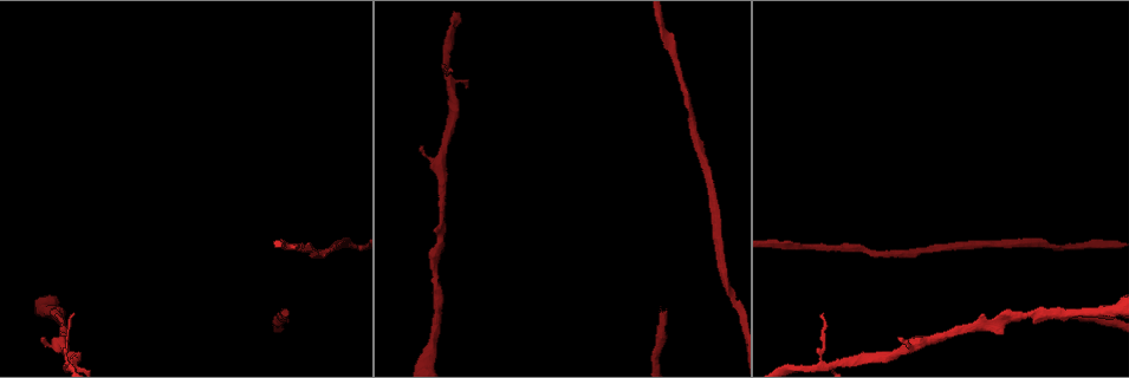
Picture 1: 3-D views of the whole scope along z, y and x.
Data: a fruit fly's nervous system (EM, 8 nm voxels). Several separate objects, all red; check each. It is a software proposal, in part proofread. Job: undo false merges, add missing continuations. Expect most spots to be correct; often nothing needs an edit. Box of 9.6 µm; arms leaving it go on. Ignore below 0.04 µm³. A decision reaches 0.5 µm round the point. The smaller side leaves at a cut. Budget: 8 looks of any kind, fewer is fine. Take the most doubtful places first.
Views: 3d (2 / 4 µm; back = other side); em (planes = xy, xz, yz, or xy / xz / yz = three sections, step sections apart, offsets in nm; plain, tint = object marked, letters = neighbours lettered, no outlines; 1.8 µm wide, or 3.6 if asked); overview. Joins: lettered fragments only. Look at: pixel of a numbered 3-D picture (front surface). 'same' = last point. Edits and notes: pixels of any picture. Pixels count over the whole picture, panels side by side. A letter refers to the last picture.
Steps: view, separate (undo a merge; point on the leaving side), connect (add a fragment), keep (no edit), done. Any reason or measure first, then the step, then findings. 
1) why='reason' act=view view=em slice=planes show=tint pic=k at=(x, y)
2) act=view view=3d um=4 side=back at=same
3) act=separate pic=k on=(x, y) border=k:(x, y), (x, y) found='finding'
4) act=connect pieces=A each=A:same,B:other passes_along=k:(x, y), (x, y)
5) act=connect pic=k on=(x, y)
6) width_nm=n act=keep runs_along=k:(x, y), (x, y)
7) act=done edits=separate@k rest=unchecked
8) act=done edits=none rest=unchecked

why='branch stops here' act=view view=em slice=planes show=letters pic=1 at=(420, 147)

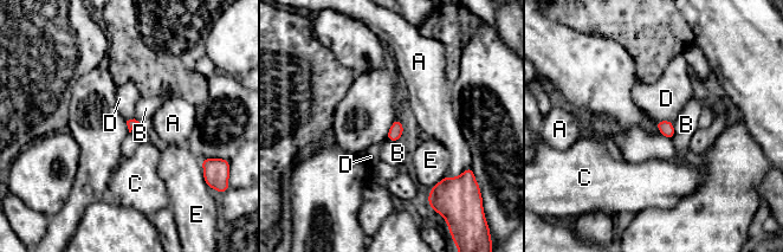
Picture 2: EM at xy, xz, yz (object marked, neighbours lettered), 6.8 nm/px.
act=keep each=A:other,B:other,C:other,D:other,E:other border=2:(657, 120), (670, 120), (672, 122) found='no lettered fragment goes on from it'

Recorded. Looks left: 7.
why='free end' act=view view=3d um=2 pic=1 at=(71, 314)

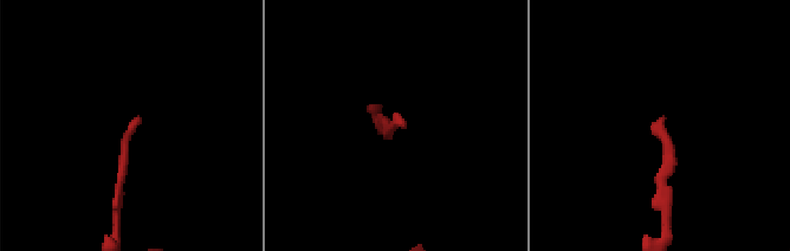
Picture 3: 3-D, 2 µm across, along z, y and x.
why='need the tissue' act=view view=em slice=planes show=letters pic=3 at=(137, 115)

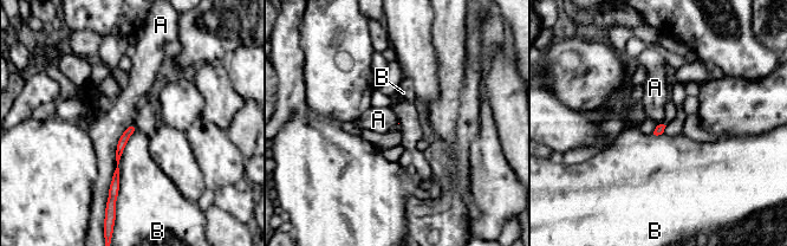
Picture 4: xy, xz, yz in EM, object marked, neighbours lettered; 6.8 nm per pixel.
act=keep each=A:other,B:other runs_along=4:(132, 127), (118, 151), (114, 192) found='no lettered fragment goes on from it'

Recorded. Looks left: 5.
why='thick turns thin' act=view view=em um=3.6 slice=planes show=letters pic=1 at=(429, 361)

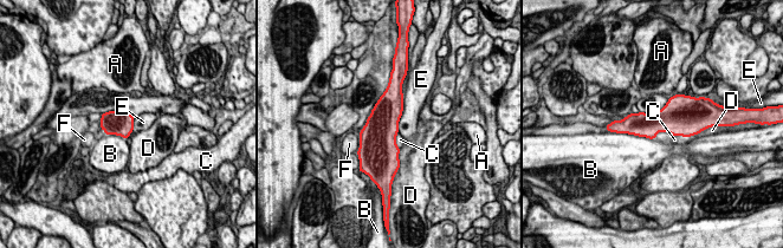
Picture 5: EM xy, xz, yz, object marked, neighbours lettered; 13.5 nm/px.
act=keep each=A:other,B:other,C:other,D:other,E:other,F:other border=5:(403, 93), (403, 110), (398, 132) found='continuous, no second cell'

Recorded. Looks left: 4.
act=done edits=none rest=unchecked

